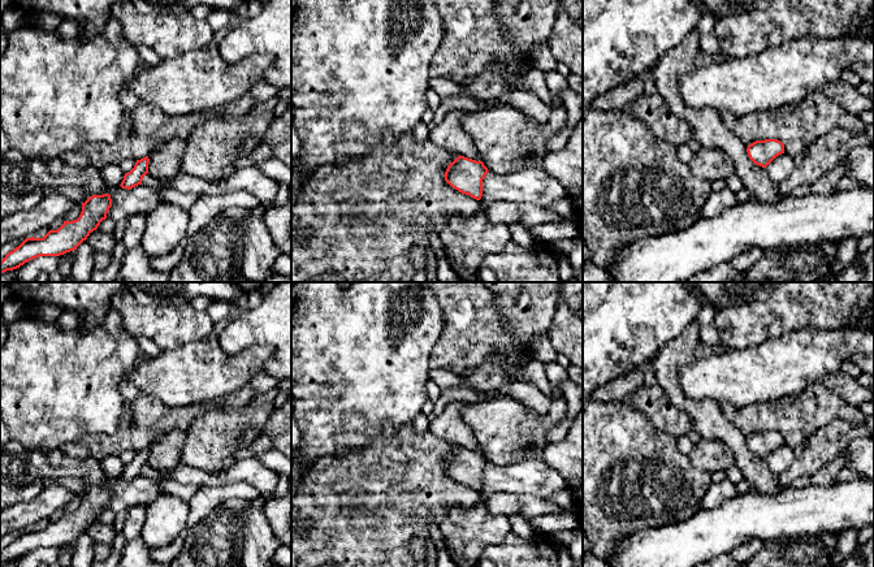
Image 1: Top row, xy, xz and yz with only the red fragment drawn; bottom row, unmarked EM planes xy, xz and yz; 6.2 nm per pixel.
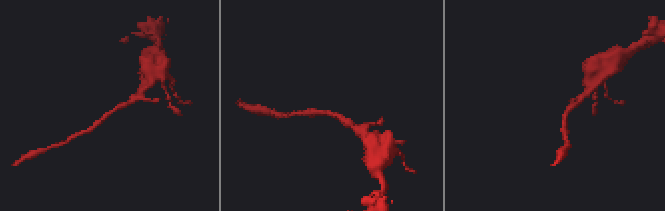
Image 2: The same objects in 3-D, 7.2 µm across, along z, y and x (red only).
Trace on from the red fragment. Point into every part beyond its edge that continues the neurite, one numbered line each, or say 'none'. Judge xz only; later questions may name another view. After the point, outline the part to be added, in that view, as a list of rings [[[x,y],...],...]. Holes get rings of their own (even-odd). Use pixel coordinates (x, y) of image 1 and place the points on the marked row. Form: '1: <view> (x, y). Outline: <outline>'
none

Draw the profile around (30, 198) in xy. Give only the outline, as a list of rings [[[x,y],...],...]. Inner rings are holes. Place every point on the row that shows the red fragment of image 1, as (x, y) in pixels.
[[[43,189],[0,191],[0,217],[30,211],[43,199]]]

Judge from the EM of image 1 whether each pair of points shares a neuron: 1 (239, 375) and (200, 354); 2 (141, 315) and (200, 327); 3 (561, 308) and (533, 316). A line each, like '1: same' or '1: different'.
1: same
2: same
3: different

